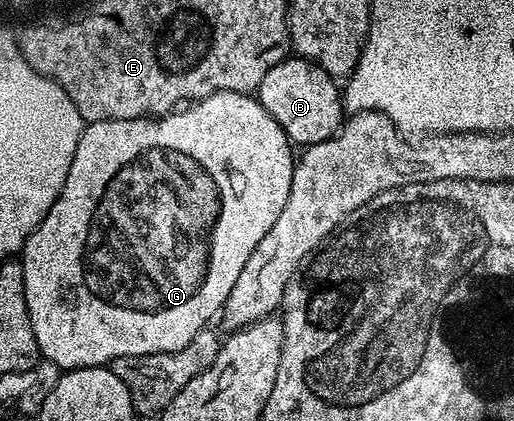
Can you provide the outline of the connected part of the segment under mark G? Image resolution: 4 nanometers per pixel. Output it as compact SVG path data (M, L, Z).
M217 92L157 118L95 120L87 123L80 134L76 154L72 154L68 178L64 178L64 186L52 210L48 210L40 226L36 226L36 230L27 238L20 253L28 314L41 359L51 360L60 370L97 368L109 365L121 356L175 352L188 346L188 342L192 342L192 338L196 338L196 334L209 325L206 323L221 313L228 294L232 294L232 286L236 286L236 278L240 278L240 270L244 270L244 262L252 258L252 250L260 246L268 230L272 230L272 222L280 218L280 210L284 210L284 202L288 202L295 163L295 149L276 118L264 110L257 98L245 92Z

